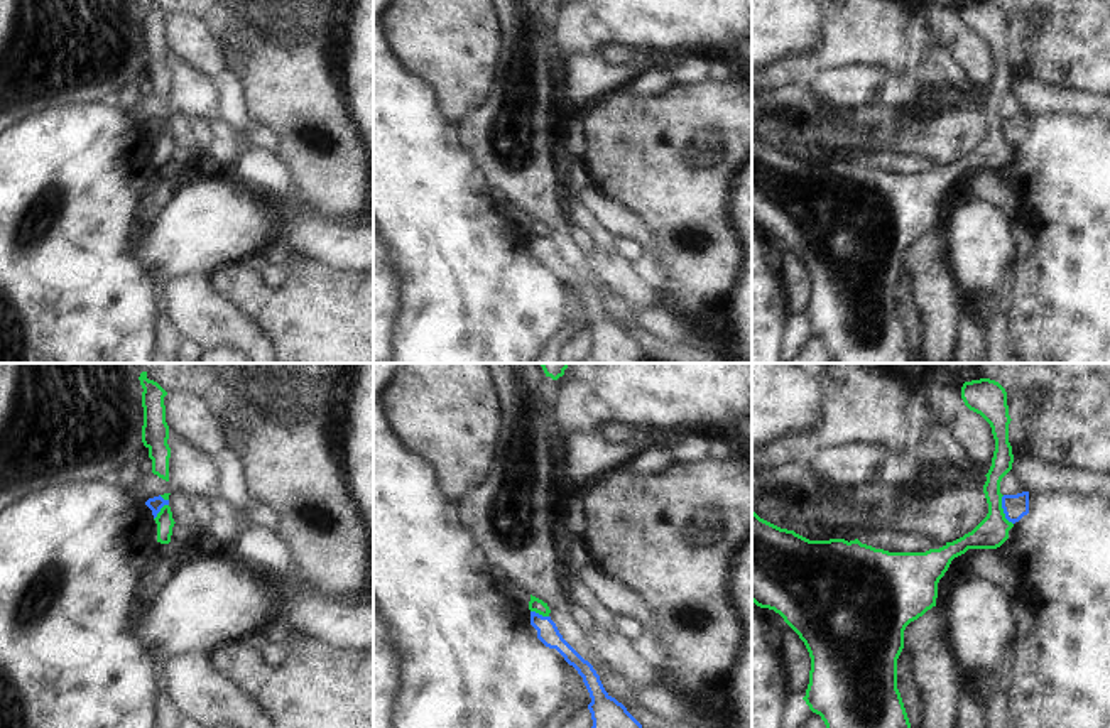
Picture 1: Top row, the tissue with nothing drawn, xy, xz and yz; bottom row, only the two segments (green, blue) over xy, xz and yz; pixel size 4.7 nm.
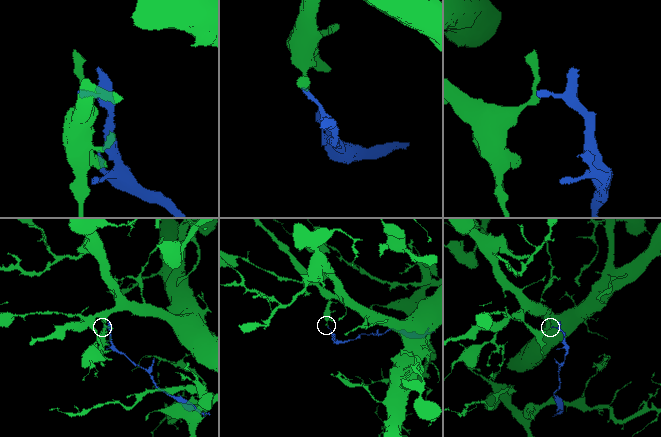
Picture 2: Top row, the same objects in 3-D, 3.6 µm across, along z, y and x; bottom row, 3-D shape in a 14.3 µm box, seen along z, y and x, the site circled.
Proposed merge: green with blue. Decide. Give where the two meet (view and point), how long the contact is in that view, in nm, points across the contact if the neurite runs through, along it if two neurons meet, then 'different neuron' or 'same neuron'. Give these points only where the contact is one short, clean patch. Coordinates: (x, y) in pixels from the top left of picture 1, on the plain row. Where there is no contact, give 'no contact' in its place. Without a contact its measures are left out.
yz (1002, 132) | 150 nm | along yz (1002, 117), (1002, 134), (1012, 146) | different neuron

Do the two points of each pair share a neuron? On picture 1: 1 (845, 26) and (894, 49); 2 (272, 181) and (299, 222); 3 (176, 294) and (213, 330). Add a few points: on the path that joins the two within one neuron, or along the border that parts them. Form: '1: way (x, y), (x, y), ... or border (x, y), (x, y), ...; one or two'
1: way (857, 26), (860, 29), (874, 29), (882, 38); one
2: way (281, 191), (294, 211); one
3: way (184, 301), (205, 321); one

